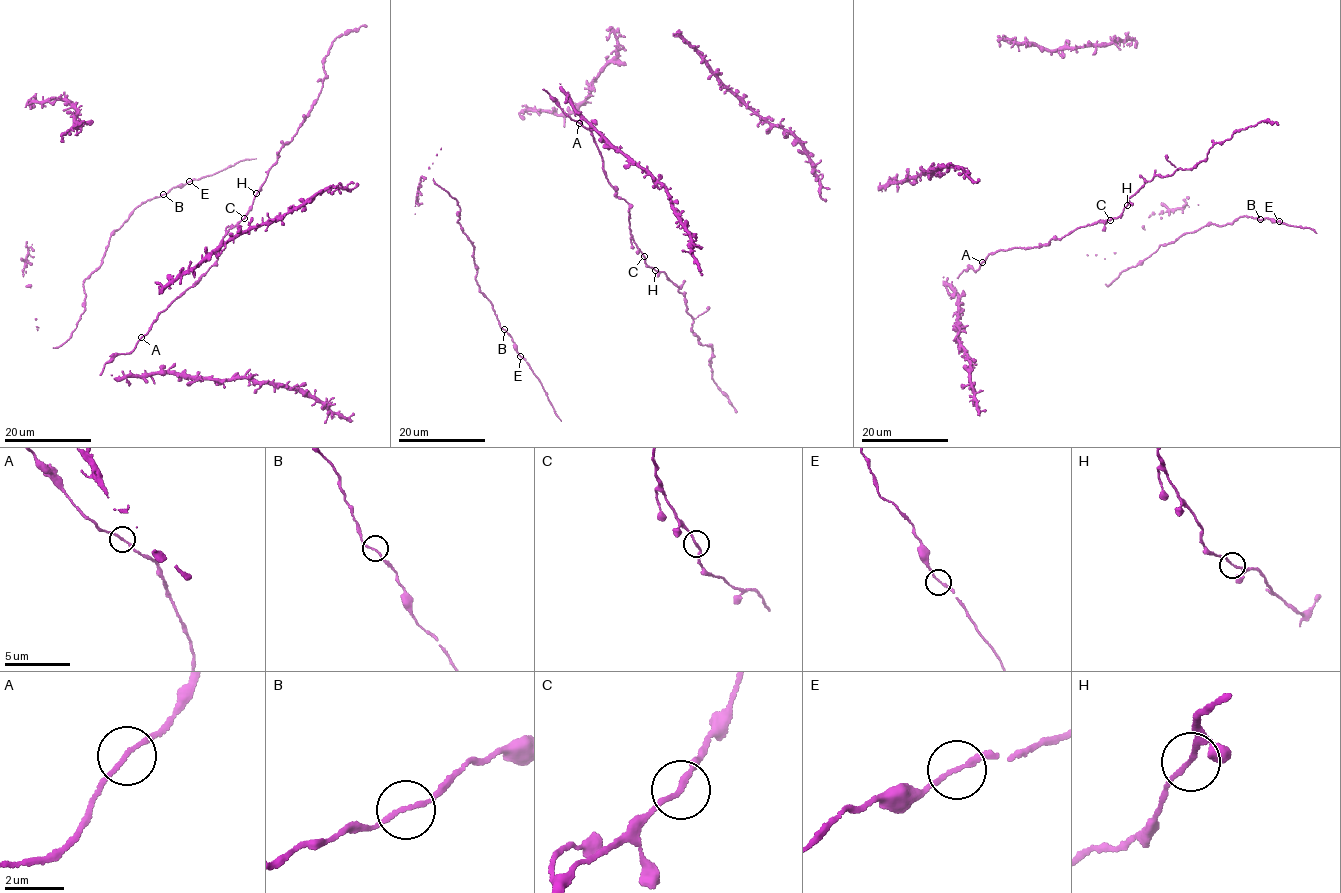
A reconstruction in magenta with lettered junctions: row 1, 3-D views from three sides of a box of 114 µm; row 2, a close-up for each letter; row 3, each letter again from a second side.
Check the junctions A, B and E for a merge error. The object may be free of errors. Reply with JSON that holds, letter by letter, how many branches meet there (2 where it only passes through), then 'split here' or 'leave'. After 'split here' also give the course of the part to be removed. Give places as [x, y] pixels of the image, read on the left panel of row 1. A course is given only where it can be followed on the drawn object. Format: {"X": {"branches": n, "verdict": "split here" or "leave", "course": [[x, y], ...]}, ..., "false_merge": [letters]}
{"A": {"branches": 2, "verdict": "leave"}, "B": {"branches": 2, "verdict": "leave"}, "E": {"branches": 2, "verdict": "leave"}, "false_merge": []}

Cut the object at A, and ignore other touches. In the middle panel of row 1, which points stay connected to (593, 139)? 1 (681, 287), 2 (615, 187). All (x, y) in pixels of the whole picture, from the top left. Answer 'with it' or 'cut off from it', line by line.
1: with it
2: with it

